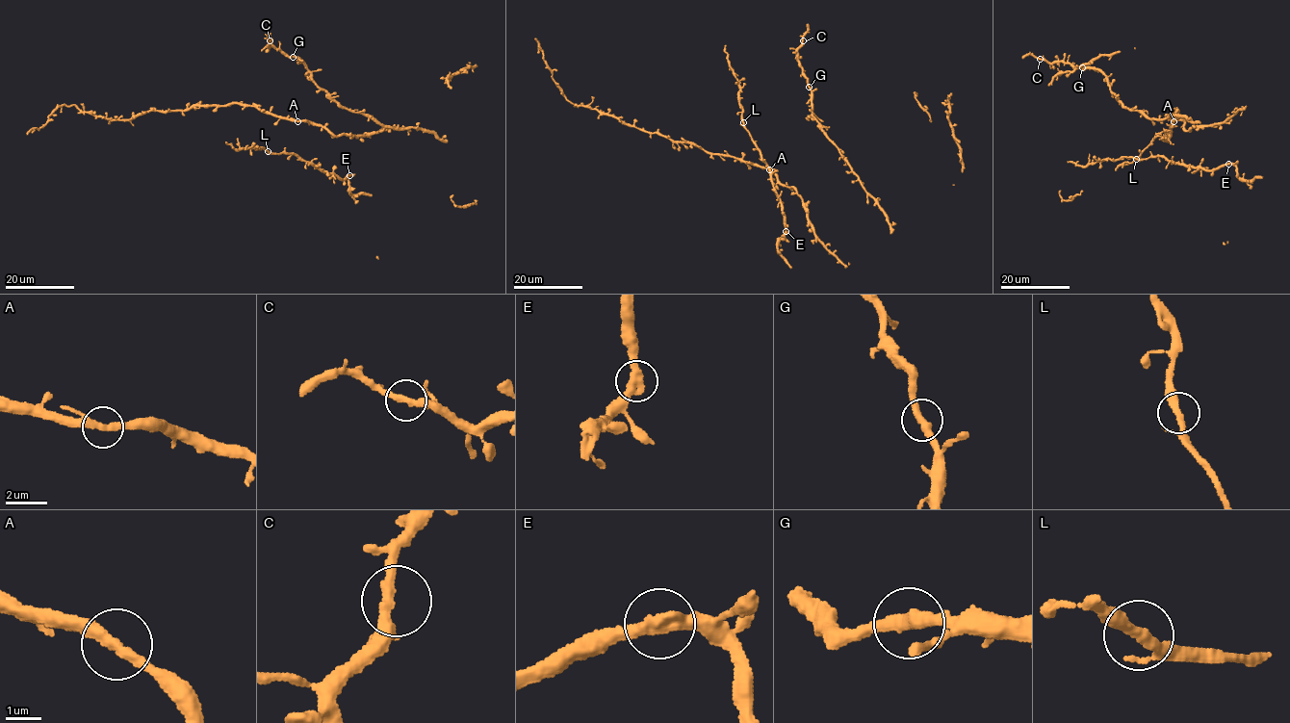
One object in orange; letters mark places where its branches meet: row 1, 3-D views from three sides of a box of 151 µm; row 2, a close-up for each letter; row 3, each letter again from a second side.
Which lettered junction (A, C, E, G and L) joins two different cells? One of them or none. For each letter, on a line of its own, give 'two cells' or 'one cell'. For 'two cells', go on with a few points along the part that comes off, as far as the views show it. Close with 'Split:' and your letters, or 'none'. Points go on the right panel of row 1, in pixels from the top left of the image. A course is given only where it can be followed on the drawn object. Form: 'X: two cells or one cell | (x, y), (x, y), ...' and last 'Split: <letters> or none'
A: one cell
C: one cell
E: one cell
G: one cell
L: one cell
Split: none

